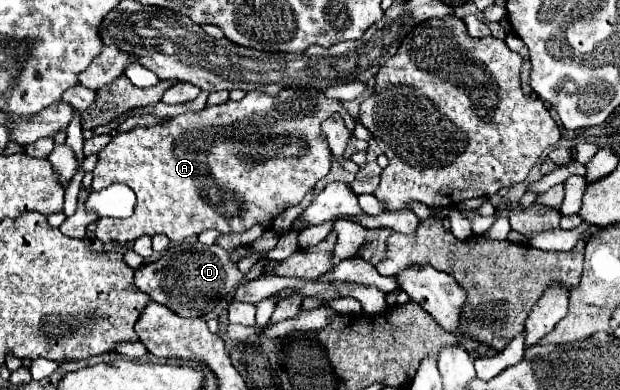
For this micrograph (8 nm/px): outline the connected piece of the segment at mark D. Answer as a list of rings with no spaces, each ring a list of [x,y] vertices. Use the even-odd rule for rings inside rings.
[[[200,242],[178,244],[174,248],[174,252],[166,250],[166,254],[160,260],[140,266],[134,274],[134,284],[138,290],[146,292],[154,302],[168,306],[176,314],[180,314],[184,318],[198,318],[202,314],[212,312],[238,284],[246,282],[248,278],[256,278],[260,274],[266,274],[266,270],[276,268],[280,264],[278,260],[266,258],[262,252],[256,252],[250,244],[242,244],[236,250],[224,250],[218,244],[204,246]],[[236,250],[242,252],[240,260],[256,256],[256,264],[252,266],[252,270],[248,274],[238,268],[240,260],[234,262],[230,258],[230,254]]]

